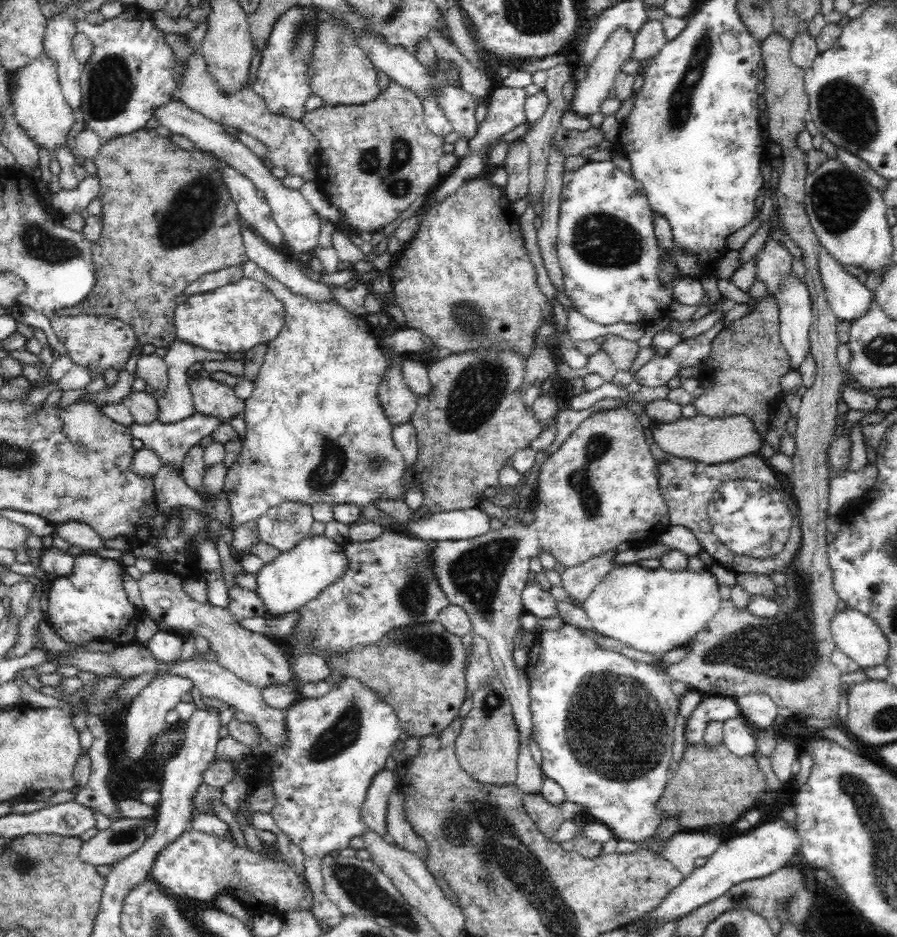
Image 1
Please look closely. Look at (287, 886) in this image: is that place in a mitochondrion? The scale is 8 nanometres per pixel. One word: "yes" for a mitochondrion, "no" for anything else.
no

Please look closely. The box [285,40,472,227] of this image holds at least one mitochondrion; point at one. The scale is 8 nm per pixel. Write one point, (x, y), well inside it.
(387, 164)

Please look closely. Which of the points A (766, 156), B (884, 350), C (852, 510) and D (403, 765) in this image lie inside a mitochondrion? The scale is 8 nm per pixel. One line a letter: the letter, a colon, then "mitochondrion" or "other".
A: other
B: mitochondrion
C: other
D: other

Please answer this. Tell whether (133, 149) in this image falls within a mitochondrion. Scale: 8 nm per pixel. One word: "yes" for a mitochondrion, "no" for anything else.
no

